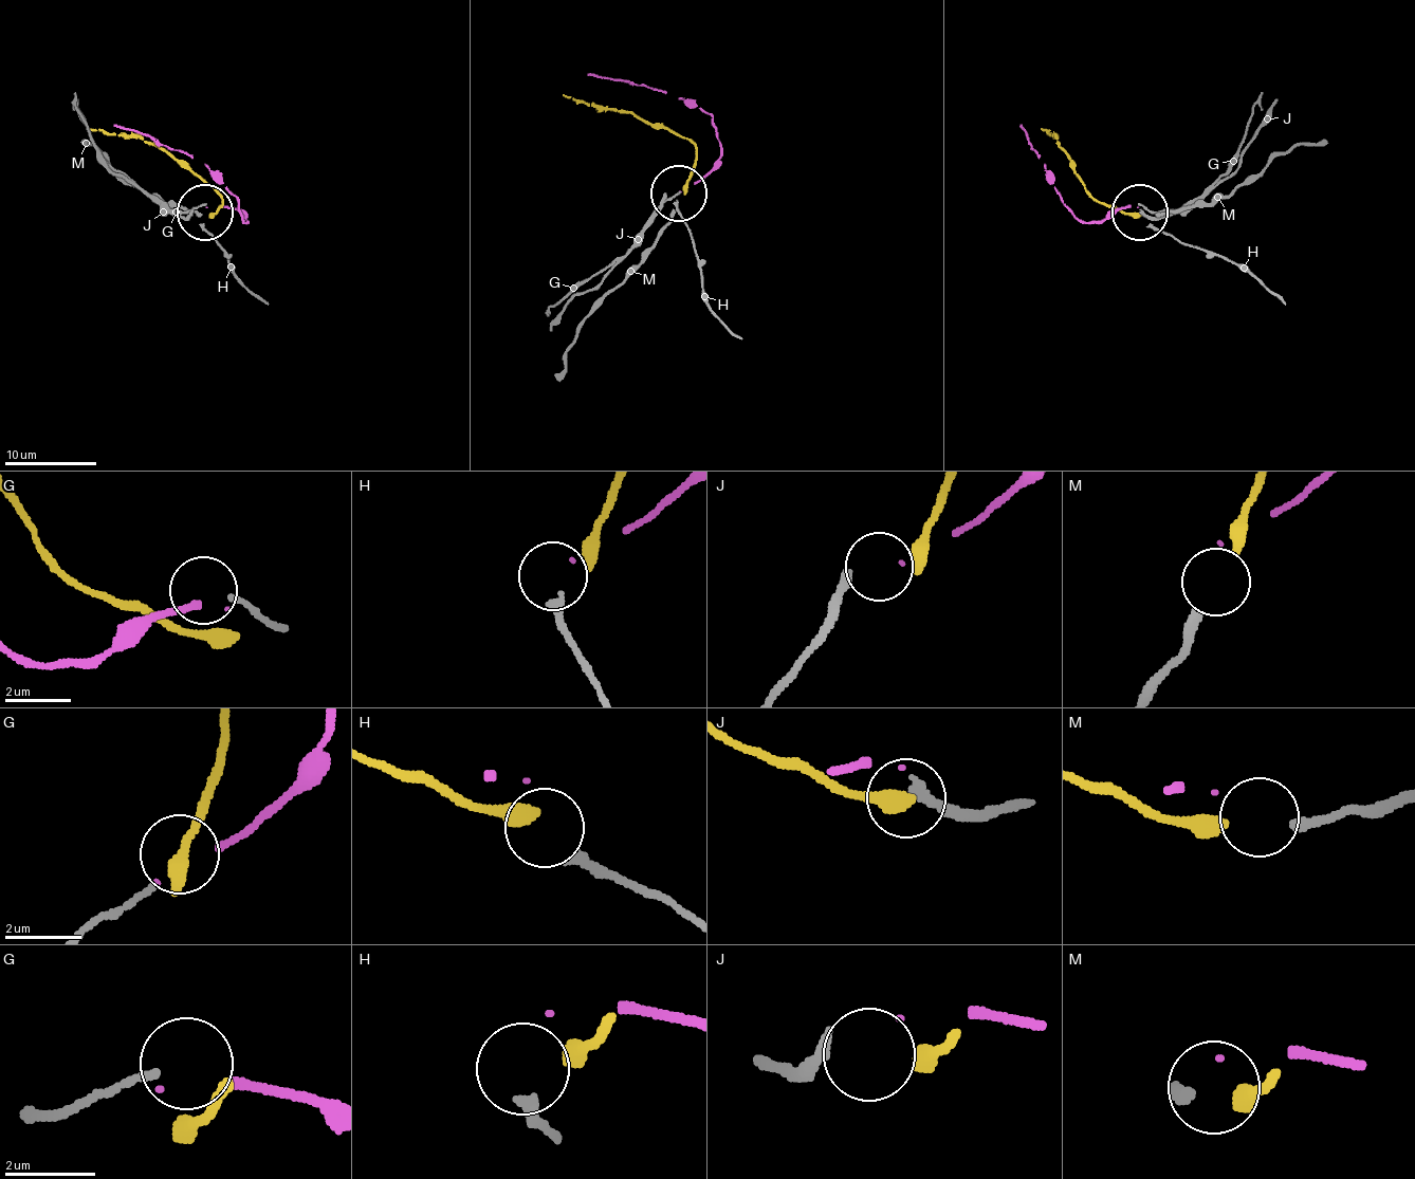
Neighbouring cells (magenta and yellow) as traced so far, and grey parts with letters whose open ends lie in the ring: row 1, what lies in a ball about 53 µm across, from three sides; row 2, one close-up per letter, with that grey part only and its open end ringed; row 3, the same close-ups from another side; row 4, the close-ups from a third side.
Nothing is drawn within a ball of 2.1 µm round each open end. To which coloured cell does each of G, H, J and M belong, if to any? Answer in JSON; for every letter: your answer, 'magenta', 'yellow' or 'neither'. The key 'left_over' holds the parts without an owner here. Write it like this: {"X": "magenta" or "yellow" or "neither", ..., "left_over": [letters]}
{"G": "neither", "H": "neither", "J": "magenta", "M": "yellow", "left_over": ["G", "H"]}

